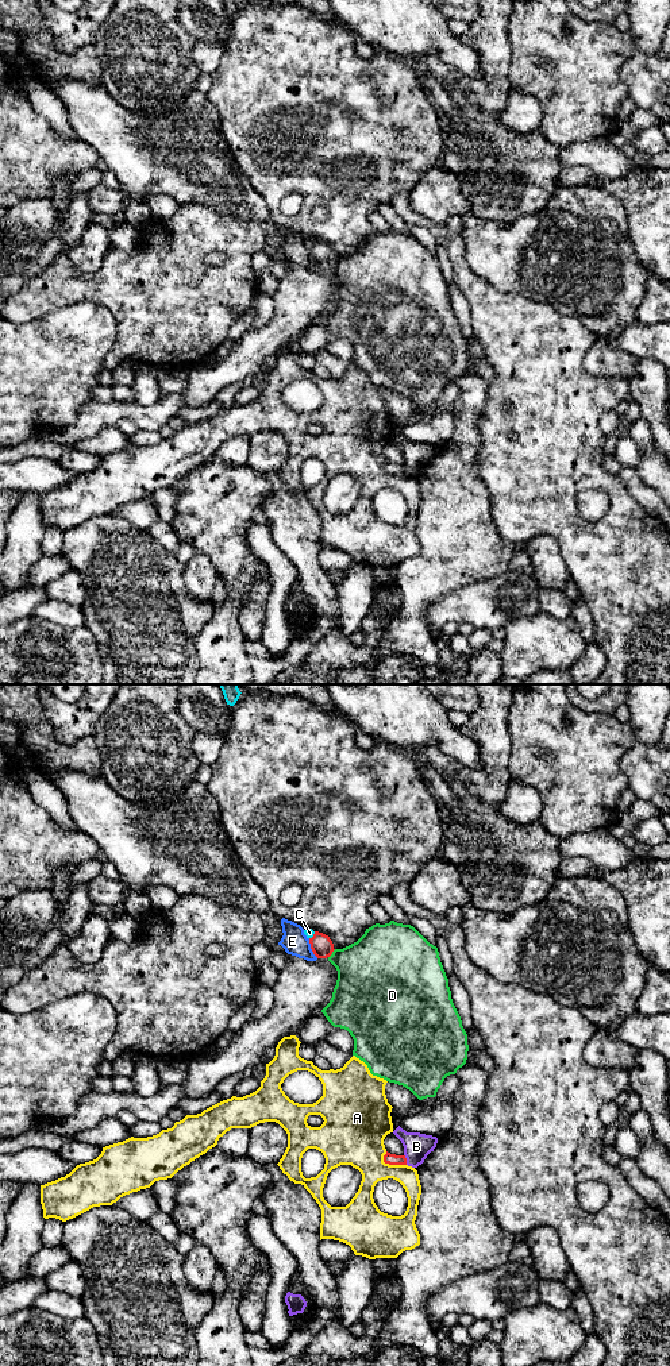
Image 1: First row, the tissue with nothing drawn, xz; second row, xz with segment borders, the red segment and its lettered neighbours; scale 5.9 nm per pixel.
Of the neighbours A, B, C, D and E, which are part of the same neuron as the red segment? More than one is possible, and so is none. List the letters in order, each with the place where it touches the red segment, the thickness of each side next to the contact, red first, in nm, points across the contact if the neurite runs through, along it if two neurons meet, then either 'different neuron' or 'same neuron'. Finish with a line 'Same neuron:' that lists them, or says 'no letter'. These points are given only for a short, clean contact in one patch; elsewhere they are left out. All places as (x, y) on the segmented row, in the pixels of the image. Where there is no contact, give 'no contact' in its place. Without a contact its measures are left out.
A: contact xz (392, 1164); calibres 70 and 300 nm; different neuron
B: contact xz (405, 1160); calibres 70 and 160 nm; border xz (404, 1154), (407, 1164); different neuron
C: contact xz (314, 936); calibres 130 and 50 nm; border xz (315, 932), (310, 938); different neuron
D: contact xz (331, 953); calibres 130 and 380 nm; different neuron
E: contact xz (311, 948); calibres 130 and 150 nm; different neuron
Same neuron: no letter

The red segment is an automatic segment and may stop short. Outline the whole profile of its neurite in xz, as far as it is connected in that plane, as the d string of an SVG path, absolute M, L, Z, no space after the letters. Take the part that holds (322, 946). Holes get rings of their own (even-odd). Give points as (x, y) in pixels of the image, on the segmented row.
M315 931L313 937L309 938L311 949L317 958L327 958L332 954L334 944L328 935Z

